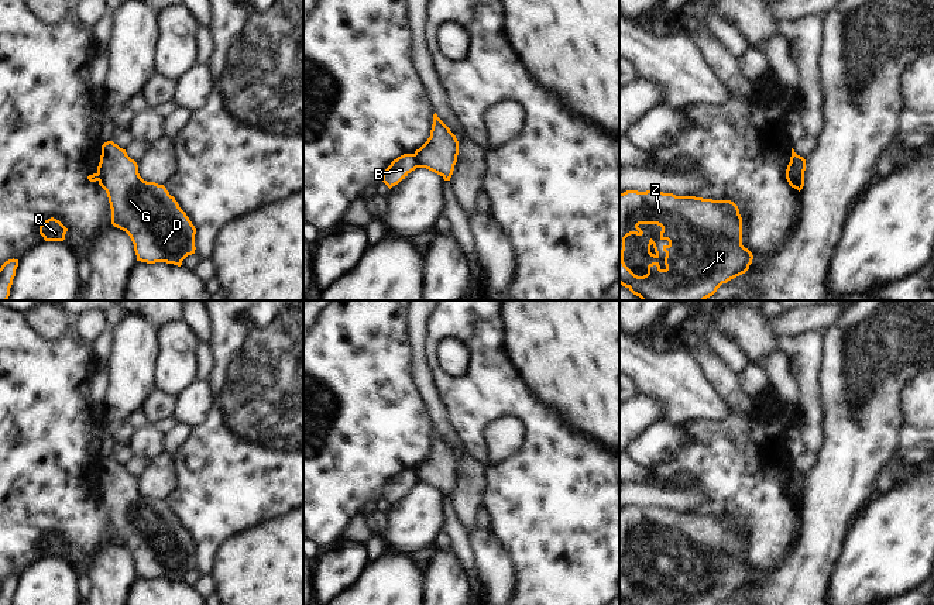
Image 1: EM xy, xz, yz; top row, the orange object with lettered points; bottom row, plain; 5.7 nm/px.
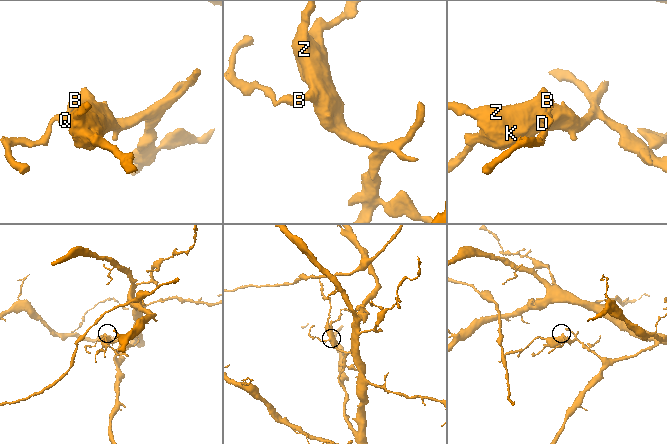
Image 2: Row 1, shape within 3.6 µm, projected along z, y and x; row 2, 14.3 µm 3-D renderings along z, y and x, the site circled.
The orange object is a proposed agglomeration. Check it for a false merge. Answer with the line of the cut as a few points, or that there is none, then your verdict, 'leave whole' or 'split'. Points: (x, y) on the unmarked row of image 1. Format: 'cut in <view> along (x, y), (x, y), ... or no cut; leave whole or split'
cut in yz along (796, 487), (792, 498), (797, 504); split

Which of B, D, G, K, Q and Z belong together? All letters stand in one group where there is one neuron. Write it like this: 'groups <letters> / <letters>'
groups B Q / D G K Z

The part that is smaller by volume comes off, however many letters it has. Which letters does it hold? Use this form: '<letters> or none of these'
B, Q

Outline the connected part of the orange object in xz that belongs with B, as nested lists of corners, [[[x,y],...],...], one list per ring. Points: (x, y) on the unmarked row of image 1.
[[[404,470],[394,475],[382,489],[382,498],[391,505],[416,485],[415,470]]]

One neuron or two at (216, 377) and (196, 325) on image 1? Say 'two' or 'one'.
two

